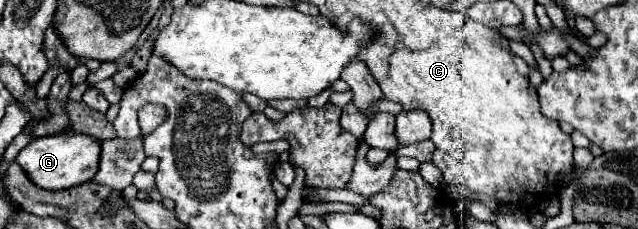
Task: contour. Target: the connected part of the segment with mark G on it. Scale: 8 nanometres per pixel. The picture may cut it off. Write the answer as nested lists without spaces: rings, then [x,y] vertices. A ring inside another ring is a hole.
[[[68,131],[68,133],[32,139],[32,143],[18,153],[16,163],[20,163],[26,169],[28,177],[32,177],[36,185],[58,191],[58,189],[76,187],[80,183],[90,181],[98,171],[100,149],[102,149],[100,141],[96,141],[94,137],[80,135],[76,131]]]

